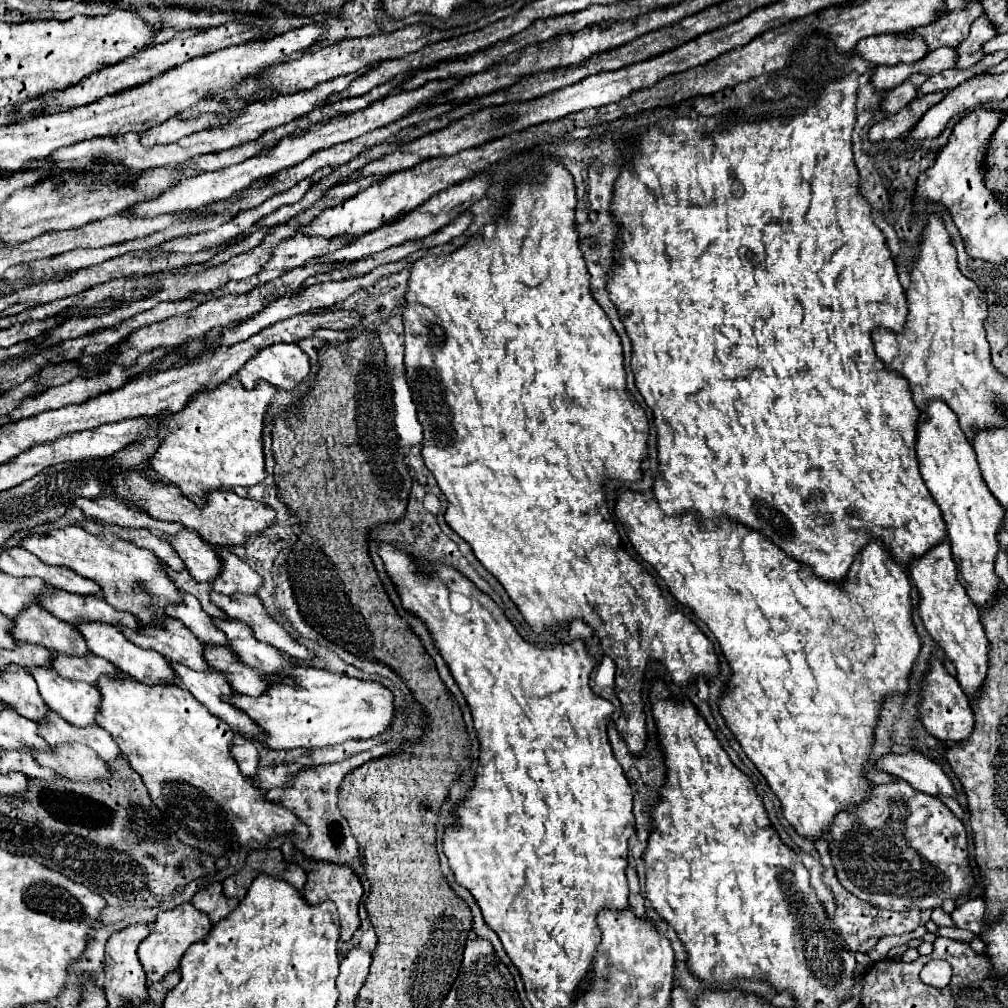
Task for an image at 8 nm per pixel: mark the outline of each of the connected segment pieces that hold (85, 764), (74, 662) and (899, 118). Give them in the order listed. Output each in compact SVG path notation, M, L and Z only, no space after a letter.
M84 744L50 746L50 752L34 752L32 756L42 766L54 770L60 776L68 776L70 780L108 782L112 776L106 762L100 760L96 752Z
M52 652L50 666L62 678L88 682L92 686L96 686L98 678L102 674L118 676L118 670L116 670L114 664L110 664L108 660L104 660L100 656L94 656L94 654L88 654L88 656L68 656L68 654L62 654L62 652Z
M938 92L938 94L926 94L916 98L912 104L908 104L906 108L902 108L898 114L886 116L882 122L874 124L868 132L868 138L872 142L876 140L894 140L900 136L906 136L916 124L918 120L934 106L938 104L942 98L946 96L946 92Z

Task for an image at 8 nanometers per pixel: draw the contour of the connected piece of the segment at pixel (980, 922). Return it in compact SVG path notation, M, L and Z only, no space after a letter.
M974 898L974 900L962 902L960 908L956 906L956 910L950 914L950 918L956 928L970 930L976 936L980 936L984 932L984 900Z

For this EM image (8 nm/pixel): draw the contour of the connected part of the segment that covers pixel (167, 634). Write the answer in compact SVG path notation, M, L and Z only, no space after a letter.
M166 616L164 628L140 626L140 630L118 626L120 632L136 646L156 650L158 654L176 660L192 670L212 670L202 656L202 642L188 630L180 620Z

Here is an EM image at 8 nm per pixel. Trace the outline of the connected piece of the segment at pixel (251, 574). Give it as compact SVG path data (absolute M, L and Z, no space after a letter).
M226 548L218 550L220 556L224 556L224 572L220 572L220 578L212 580L212 588L222 594L232 594L236 590L254 596L262 584L262 578L236 554L232 554Z

